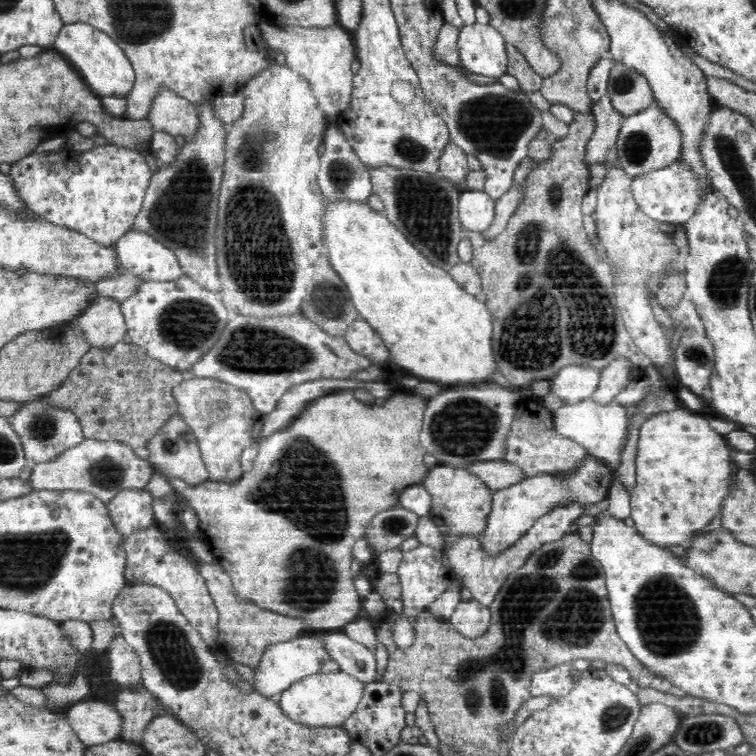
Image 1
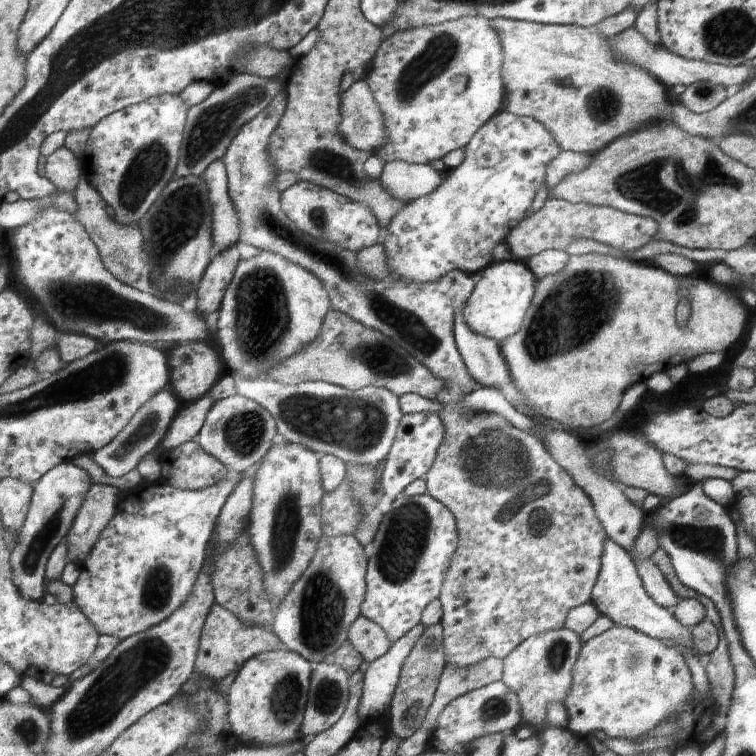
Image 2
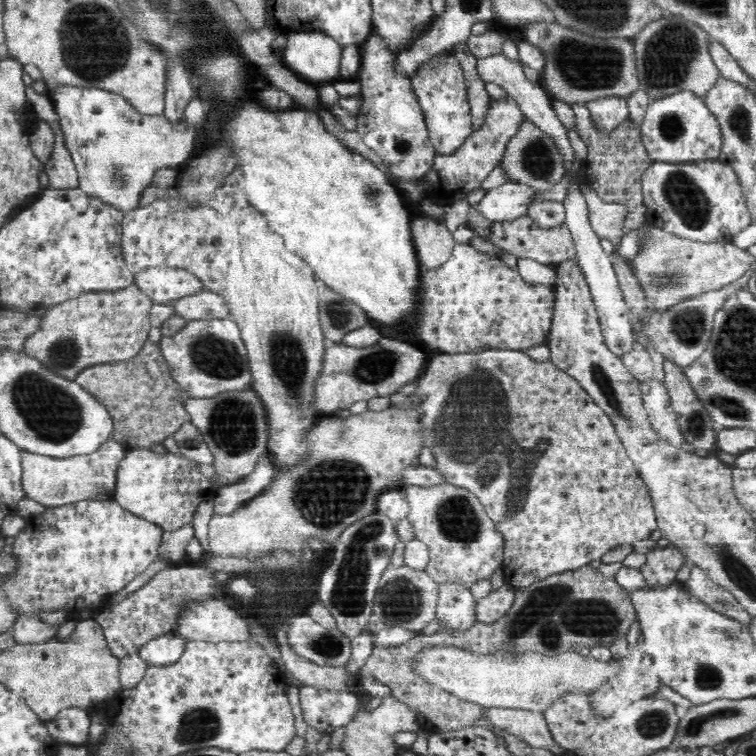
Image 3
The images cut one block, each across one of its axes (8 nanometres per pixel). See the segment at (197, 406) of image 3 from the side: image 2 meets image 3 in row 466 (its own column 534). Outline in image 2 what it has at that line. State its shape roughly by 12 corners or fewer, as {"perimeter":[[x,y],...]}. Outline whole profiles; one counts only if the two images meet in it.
{"perimeter":[[548,197],[508,233],[515,260],[593,238],[622,252],[659,236],[653,218]]}

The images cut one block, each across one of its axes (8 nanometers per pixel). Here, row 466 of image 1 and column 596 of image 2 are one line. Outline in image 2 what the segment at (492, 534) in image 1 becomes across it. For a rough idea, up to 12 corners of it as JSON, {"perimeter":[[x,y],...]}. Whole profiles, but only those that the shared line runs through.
{"perimeter":[[611,538],[590,602],[616,625],[695,650],[692,630],[642,585]]}

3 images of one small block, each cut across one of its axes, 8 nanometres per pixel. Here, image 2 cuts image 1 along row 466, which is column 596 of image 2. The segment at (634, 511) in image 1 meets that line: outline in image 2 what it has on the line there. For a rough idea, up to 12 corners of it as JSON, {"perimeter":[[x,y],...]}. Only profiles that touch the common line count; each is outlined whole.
{"perimeter":[[615,624],[582,646],[567,729],[646,737],[690,706],[682,652]]}

